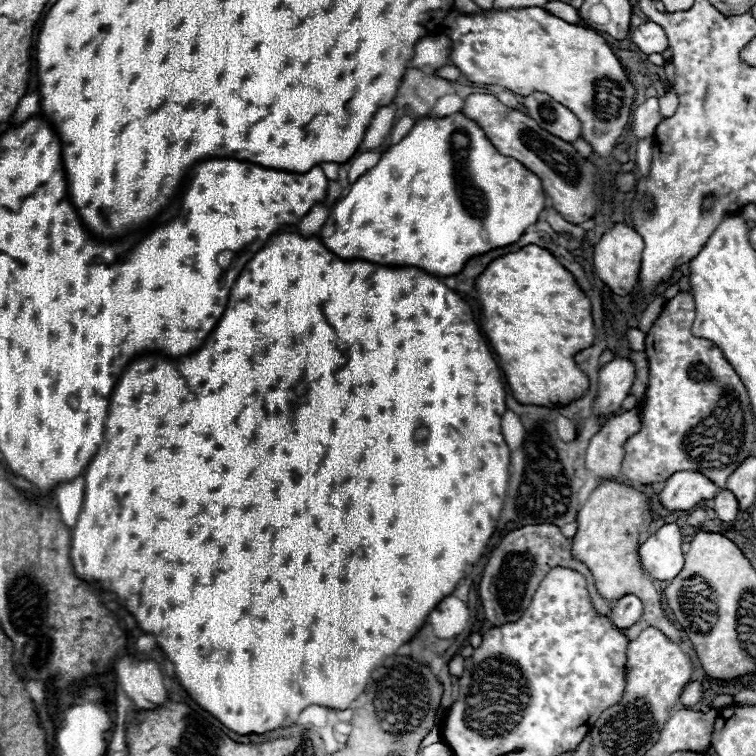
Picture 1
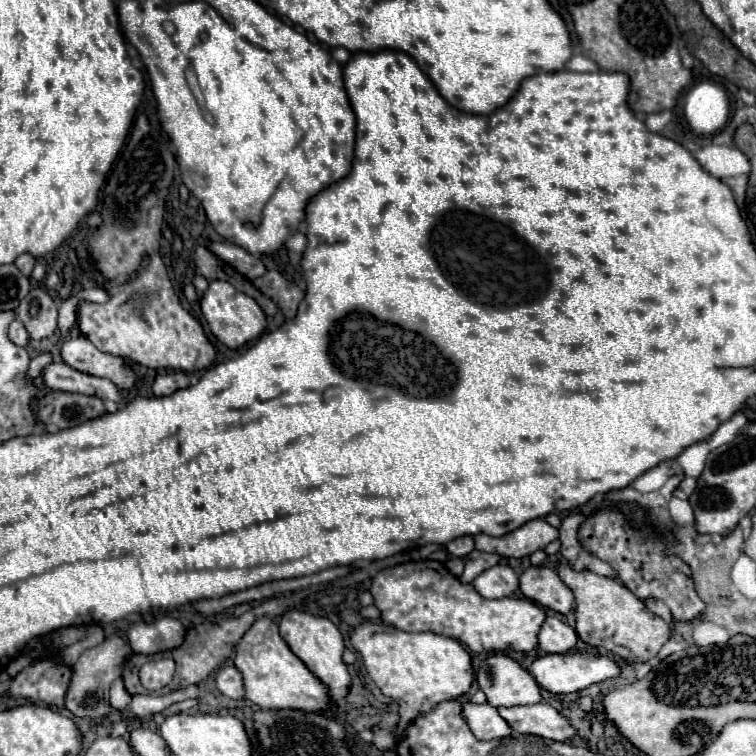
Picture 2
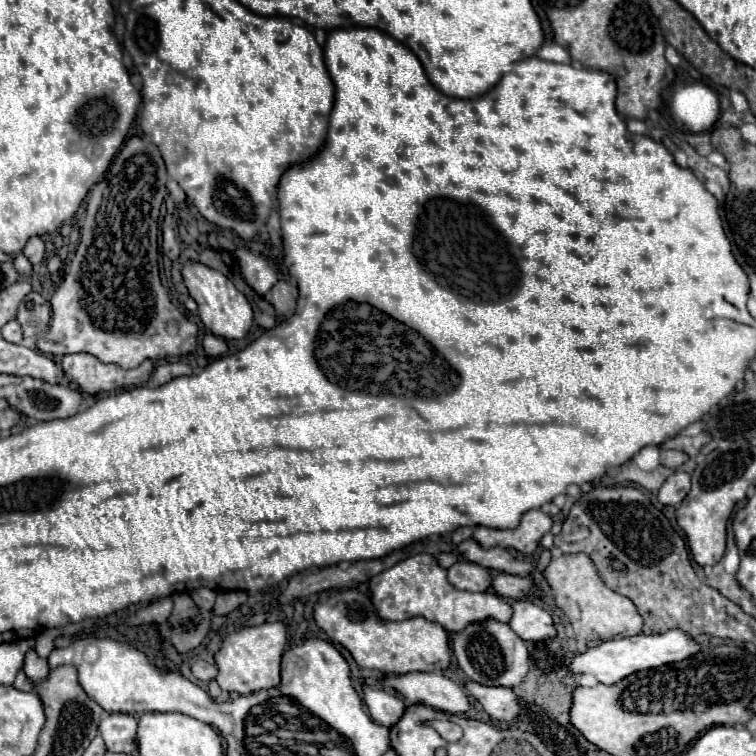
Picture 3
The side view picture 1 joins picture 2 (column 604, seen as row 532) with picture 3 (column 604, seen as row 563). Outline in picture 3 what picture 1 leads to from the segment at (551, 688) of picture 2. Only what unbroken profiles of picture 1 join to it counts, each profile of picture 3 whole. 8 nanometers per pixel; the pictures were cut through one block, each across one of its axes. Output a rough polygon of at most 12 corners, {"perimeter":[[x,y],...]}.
{"perimeter":[[682,630],[612,638],[568,670],[618,684],[698,650]]}

